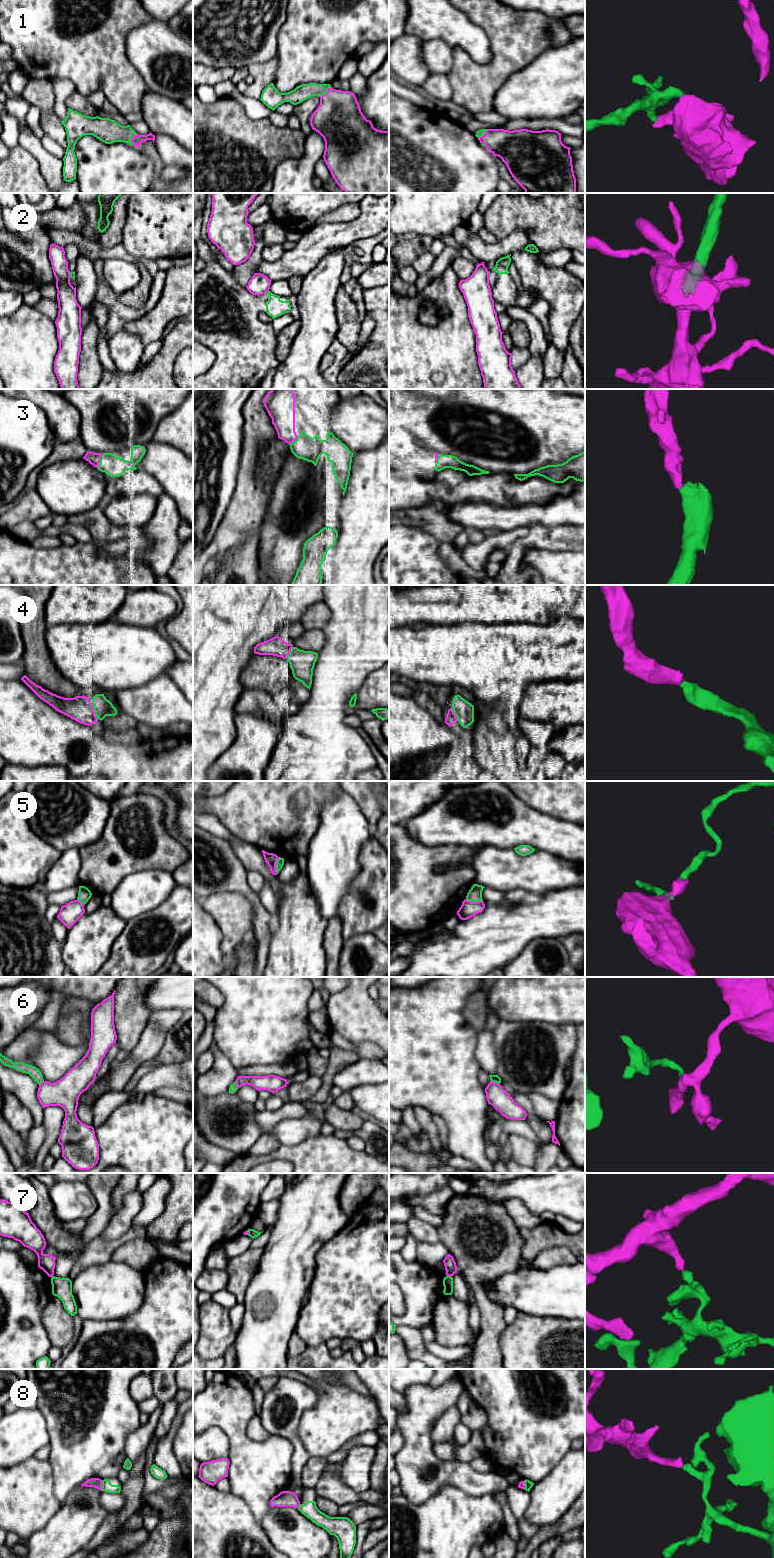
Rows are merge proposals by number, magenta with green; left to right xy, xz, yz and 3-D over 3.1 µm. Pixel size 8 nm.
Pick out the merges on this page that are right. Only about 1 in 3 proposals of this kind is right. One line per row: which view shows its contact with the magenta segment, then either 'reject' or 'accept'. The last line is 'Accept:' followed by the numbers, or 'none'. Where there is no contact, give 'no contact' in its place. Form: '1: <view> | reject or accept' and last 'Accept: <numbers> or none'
1: xz | accept
2: xz | reject
3: xy | accept
4: xy | accept
5: xz | reject
6: yz | reject
7: yz | reject
8: xy | reject
Accept: 1, 3, 4

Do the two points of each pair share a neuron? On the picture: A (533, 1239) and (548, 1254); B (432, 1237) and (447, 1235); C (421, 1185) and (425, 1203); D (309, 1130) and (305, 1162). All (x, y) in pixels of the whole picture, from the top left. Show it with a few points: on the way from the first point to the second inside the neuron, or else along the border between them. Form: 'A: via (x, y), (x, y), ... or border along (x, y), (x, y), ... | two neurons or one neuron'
A: border along (566, 1247), (545, 1248), (531, 1263) | two neurons
B: border along (436, 1229), (440, 1240) | two neurons
C: border along (444, 1185), (427, 1194), (409, 1195), (400, 1200) | two neurons
D: border along (320, 1134), (309, 1137), (294, 1145), (285, 1144) | two neurons

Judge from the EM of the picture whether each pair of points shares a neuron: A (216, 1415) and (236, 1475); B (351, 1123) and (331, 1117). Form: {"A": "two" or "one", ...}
{"A": "one", "B": "one"}

